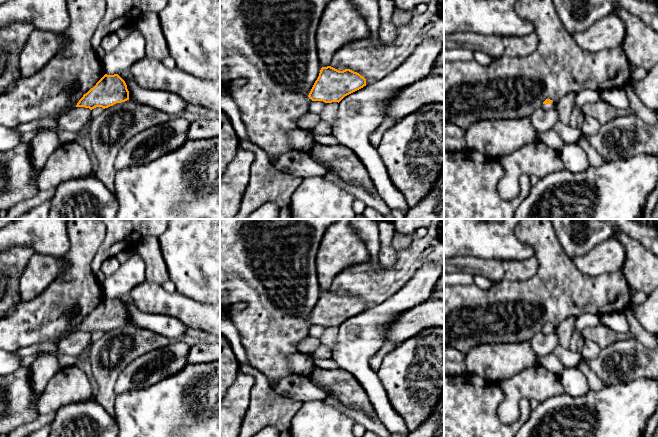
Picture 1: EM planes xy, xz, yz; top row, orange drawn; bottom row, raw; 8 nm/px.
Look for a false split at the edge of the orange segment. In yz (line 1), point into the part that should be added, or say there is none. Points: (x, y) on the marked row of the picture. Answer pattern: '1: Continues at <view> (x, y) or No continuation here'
1: Continues at yz (545, 107)

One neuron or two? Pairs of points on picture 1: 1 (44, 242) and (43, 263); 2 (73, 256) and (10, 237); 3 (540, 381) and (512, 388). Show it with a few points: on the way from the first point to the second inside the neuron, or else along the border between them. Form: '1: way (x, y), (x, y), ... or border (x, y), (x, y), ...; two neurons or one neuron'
1: border (35, 252), (60, 257); two neurons
2: border (67, 230), (69, 249), (61, 257); two neurons
3: way (533, 382), (519, 385); one neuron

